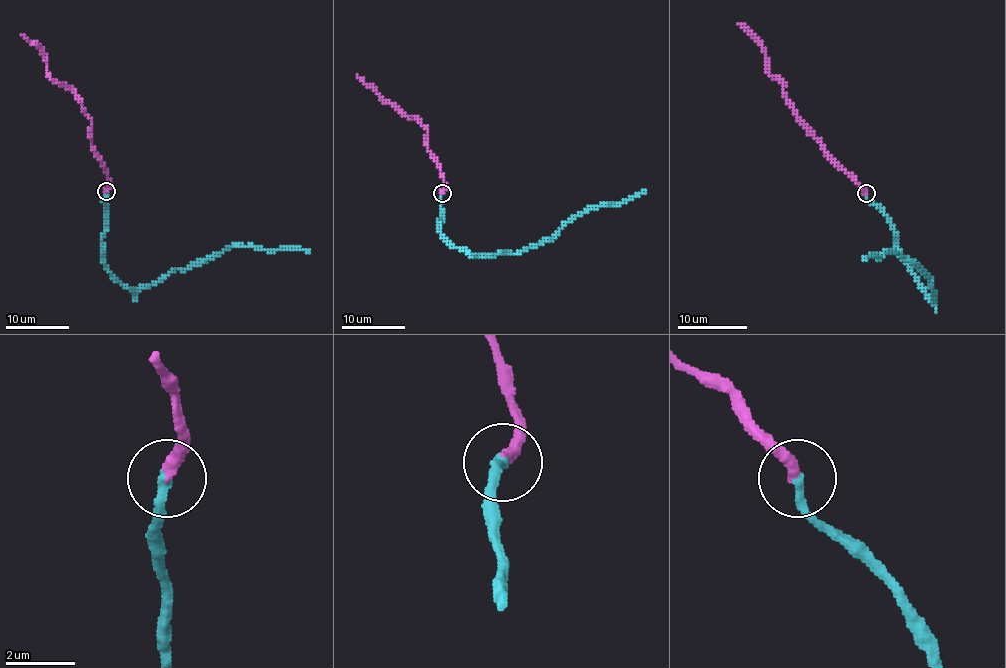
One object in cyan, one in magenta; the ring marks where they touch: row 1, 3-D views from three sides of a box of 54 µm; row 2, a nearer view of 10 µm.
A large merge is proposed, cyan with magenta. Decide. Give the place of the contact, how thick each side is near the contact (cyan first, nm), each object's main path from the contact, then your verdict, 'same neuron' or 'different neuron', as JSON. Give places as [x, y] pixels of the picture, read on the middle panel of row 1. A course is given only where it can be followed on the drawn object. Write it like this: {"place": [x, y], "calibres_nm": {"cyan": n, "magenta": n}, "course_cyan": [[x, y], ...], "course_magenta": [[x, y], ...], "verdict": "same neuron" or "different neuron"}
{"place": [442, 193], "calibres_nm": {"cyan": 280, "magenta": 320}, "course_cyan": [[443, 192], [438, 231], [467, 253], [488, 255], [521, 253], [598, 207], [624, 203], [646, 191]], "course_magenta": [[443, 192], [444, 175], [428, 152], [427, 130], [414, 117], [406, 117], [384, 101], [358, 75]], "verdict": "same neuron"}

